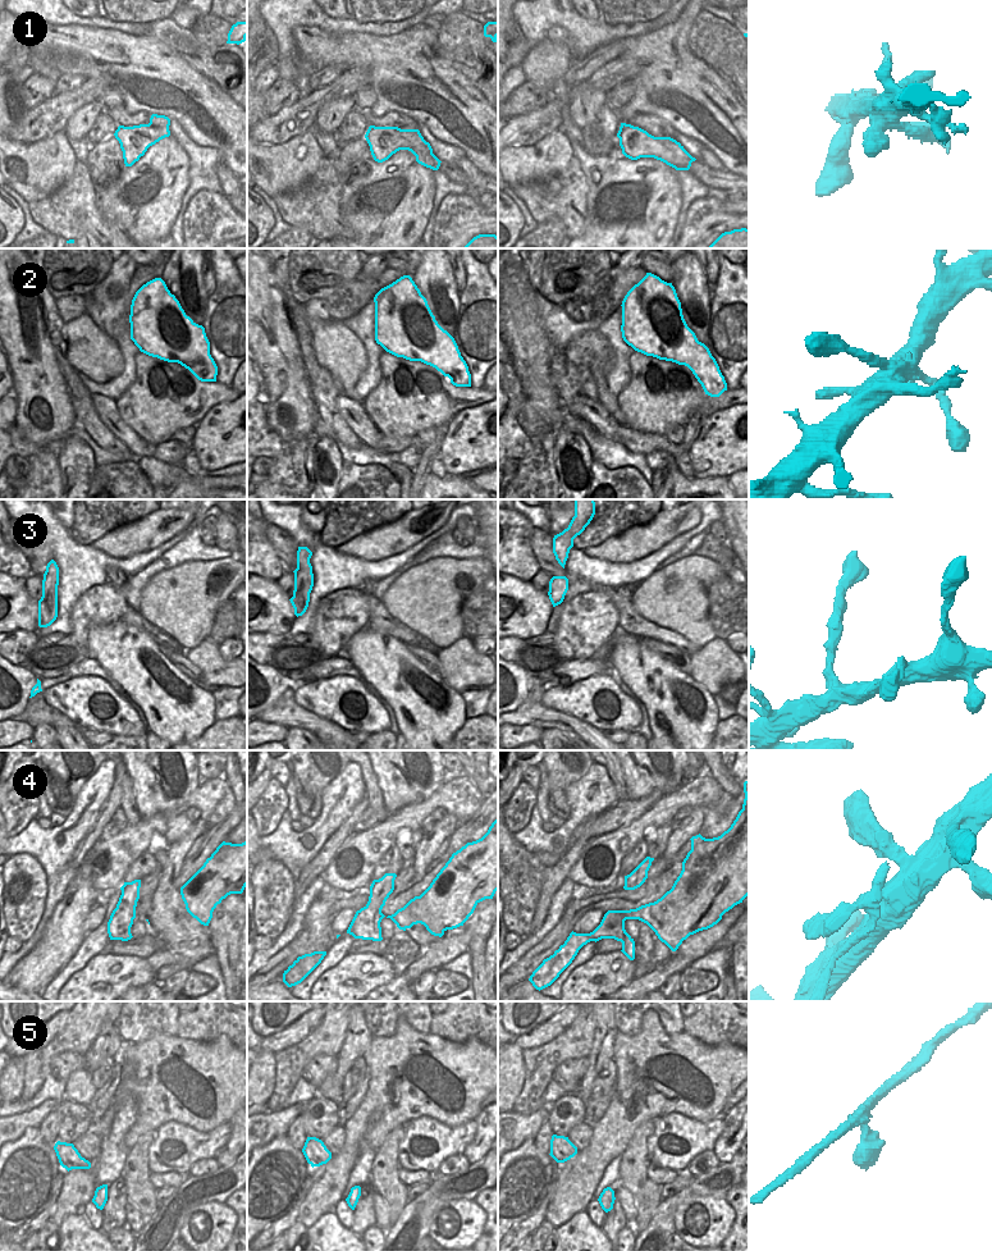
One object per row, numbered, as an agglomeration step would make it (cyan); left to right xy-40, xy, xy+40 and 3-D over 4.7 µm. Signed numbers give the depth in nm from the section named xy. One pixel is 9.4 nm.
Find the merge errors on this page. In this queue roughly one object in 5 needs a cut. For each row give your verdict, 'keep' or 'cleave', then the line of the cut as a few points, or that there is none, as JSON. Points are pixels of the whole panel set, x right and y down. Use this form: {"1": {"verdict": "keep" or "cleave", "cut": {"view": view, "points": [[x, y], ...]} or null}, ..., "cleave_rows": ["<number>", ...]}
{"1": {"verdict": "keep", "cut": null}, "2": {"verdict": "keep", "cut": null}, "3": {"verdict": "keep", "cut": null}, "4": {"verdict": "cleave", "cut": {"view": "xy", "points": [[370, 907], [370, 917], [355, 931]]}}, "5": {"verdict": "keep", "cut": null}, "cleave_rows": ["4"]}

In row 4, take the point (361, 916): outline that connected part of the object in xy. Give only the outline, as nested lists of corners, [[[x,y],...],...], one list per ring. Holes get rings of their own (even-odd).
[[[364,907],[356,912],[351,924],[353,926],[355,931],[358,930],[366,921],[370,919],[371,908]]]

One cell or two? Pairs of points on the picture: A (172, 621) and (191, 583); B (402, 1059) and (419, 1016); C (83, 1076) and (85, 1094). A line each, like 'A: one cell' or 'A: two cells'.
A: one cell
B: two cells
C: one cell

